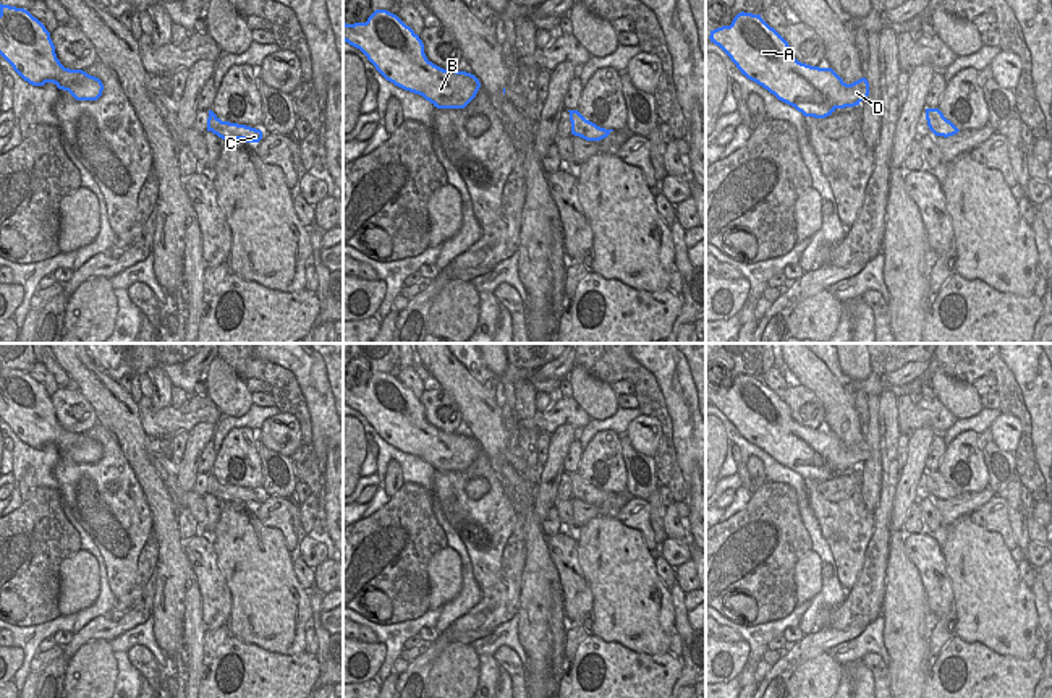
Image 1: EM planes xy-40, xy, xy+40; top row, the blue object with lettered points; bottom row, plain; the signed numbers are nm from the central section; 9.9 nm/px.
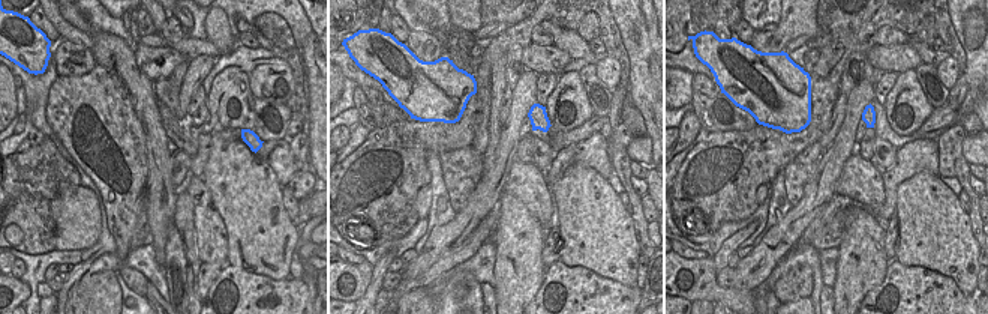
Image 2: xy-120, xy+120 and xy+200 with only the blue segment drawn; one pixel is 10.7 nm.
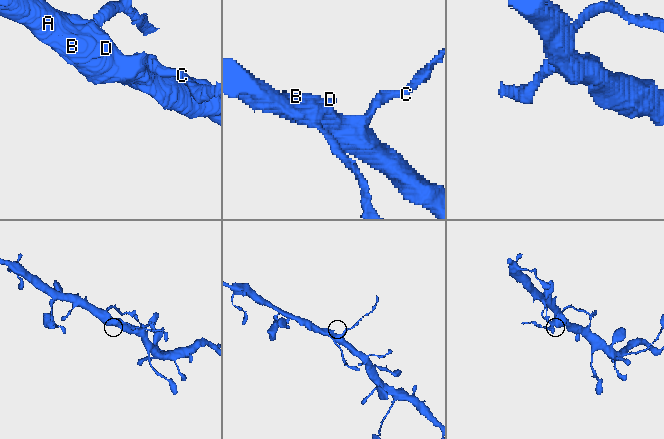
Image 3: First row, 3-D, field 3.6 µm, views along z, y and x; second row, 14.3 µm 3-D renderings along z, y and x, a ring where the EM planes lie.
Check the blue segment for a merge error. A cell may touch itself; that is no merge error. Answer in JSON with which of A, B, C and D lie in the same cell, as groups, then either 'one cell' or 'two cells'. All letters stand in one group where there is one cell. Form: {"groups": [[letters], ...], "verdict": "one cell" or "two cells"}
{"groups": [["A", "B", "D"], ["C"]], "verdict": "two cells"}

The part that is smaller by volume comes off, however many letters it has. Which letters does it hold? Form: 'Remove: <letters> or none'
Remove: C.

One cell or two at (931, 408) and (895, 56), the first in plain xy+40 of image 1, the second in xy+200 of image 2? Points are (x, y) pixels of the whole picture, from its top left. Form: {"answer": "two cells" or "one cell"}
{"answer": "one cell"}

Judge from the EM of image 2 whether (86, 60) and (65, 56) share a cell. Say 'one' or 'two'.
one

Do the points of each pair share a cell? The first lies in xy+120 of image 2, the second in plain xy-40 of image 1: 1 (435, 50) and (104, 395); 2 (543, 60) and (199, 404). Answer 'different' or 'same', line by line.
1: different
2: same

